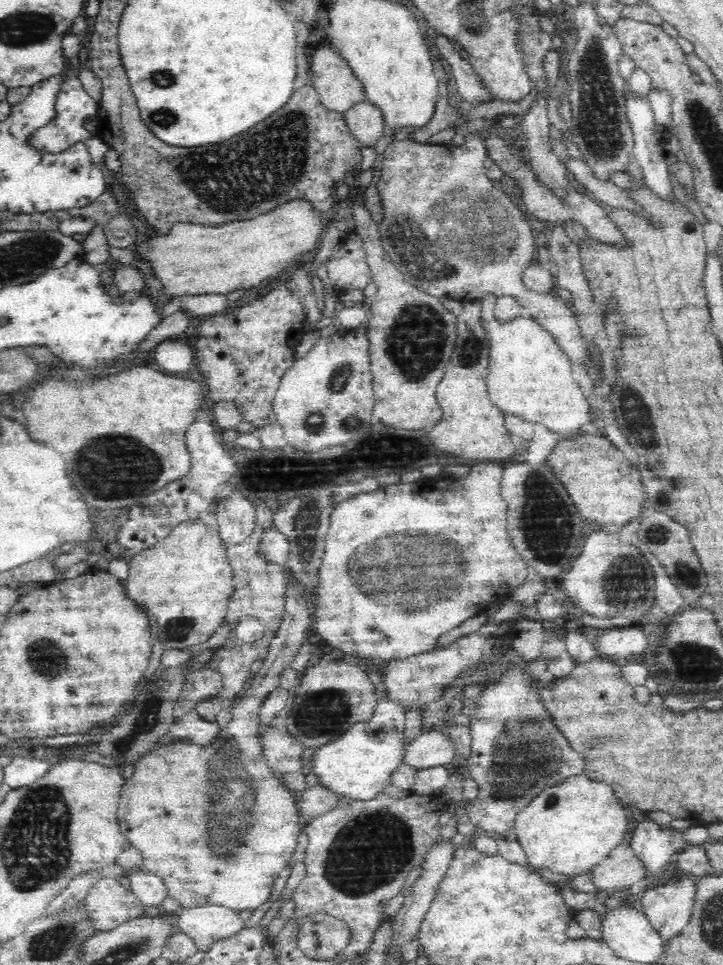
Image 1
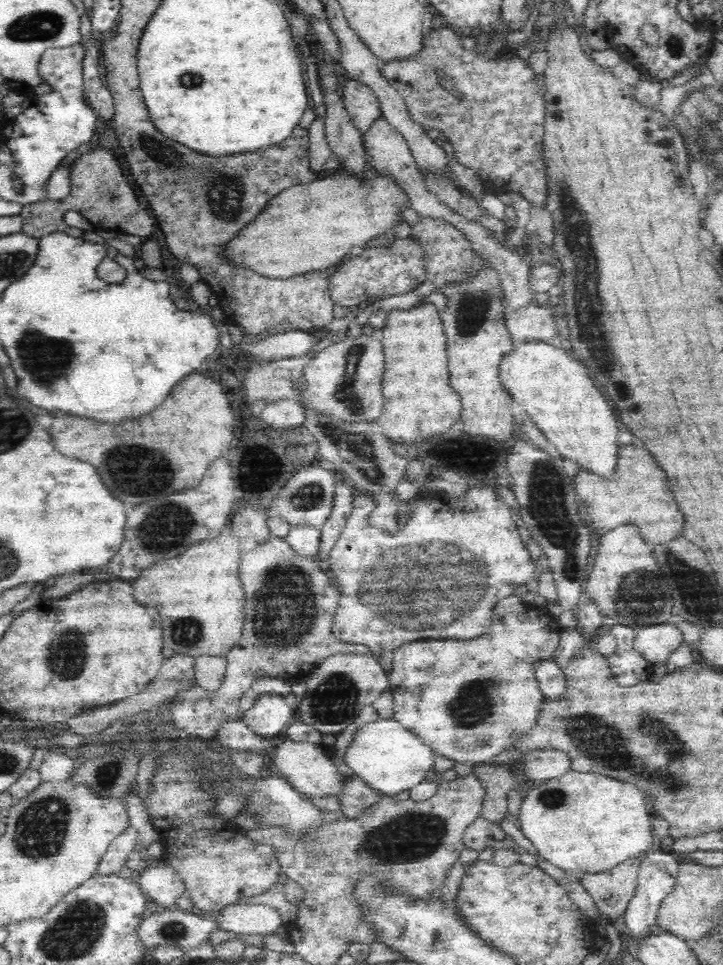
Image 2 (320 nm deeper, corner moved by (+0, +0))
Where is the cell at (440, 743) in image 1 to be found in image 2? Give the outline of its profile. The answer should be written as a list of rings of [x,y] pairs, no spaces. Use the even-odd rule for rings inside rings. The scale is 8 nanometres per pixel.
[[[510,595],[493,606],[493,621],[483,635],[465,641],[414,641],[394,651],[387,690],[394,699],[392,717],[406,730],[421,738],[434,755],[464,762],[483,763],[509,749],[514,734],[525,733],[534,726],[542,704],[542,691],[536,680],[533,664],[538,659],[554,658],[560,644],[558,619],[525,598]]]

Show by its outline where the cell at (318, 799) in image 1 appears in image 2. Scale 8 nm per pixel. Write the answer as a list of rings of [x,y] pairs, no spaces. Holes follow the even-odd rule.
[[[352,776],[343,784],[339,798],[339,810],[346,818],[354,818],[364,814],[369,806],[377,803],[383,795],[368,788],[359,776]]]

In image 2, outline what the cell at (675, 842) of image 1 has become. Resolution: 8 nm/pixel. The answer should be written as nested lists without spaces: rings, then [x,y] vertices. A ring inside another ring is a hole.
[[[655,845],[650,850],[645,851],[641,856],[637,876],[637,889],[625,913],[626,933],[629,934],[633,940],[640,942],[642,938],[646,938],[646,935],[651,933],[650,928],[657,924],[659,907],[663,899],[666,898],[666,895],[672,890],[678,871],[679,863],[678,860],[672,856],[672,851],[666,851]]]

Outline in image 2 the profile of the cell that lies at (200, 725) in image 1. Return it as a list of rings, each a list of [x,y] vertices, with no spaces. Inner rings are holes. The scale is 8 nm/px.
[[[240,717],[236,720],[222,722],[215,730],[216,740],[224,748],[236,750],[252,750],[271,753],[273,744],[270,738],[258,736]]]

